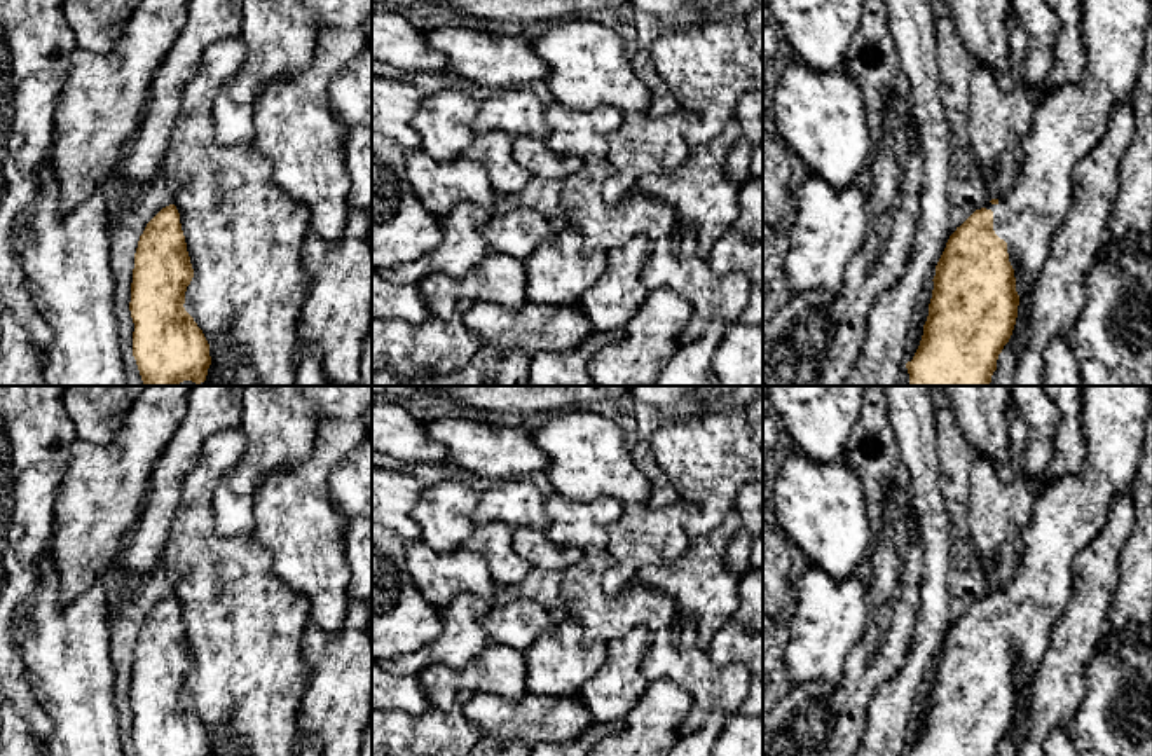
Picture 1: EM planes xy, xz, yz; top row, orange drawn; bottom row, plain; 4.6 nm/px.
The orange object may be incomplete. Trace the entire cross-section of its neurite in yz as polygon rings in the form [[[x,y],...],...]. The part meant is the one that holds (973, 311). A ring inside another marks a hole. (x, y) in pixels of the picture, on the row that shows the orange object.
[[[1084,0],[1084,72],[1077,82],[1051,91],[1037,105],[1032,133],[1025,140],[1023,168],[1016,182],[1000,196],[991,197],[981,210],[976,210],[950,236],[936,265],[934,290],[920,346],[913,360],[906,363],[909,386],[988,386],[991,382],[998,354],[1016,325],[1018,293],[1032,293],[1047,262],[1053,236],[1072,210],[1073,169],[1086,154],[1100,145],[1115,107],[1131,98],[1143,61],[1150,12],[1152,0]]]

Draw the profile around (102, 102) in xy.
[[[140,0],[119,26],[115,45],[106,54],[75,47],[66,82],[58,98],[52,169],[59,182],[59,208],[70,211],[101,187],[120,161],[120,148],[138,131],[152,80],[187,23],[190,0]]]

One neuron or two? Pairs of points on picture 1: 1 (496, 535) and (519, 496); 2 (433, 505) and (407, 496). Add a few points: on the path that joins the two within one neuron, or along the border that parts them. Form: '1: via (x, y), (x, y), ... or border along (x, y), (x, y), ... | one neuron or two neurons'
1: border along (477, 522), (505, 522), (512, 528) | two neurons
2: border along (425, 487), (412, 512), (419, 538) | two neurons

